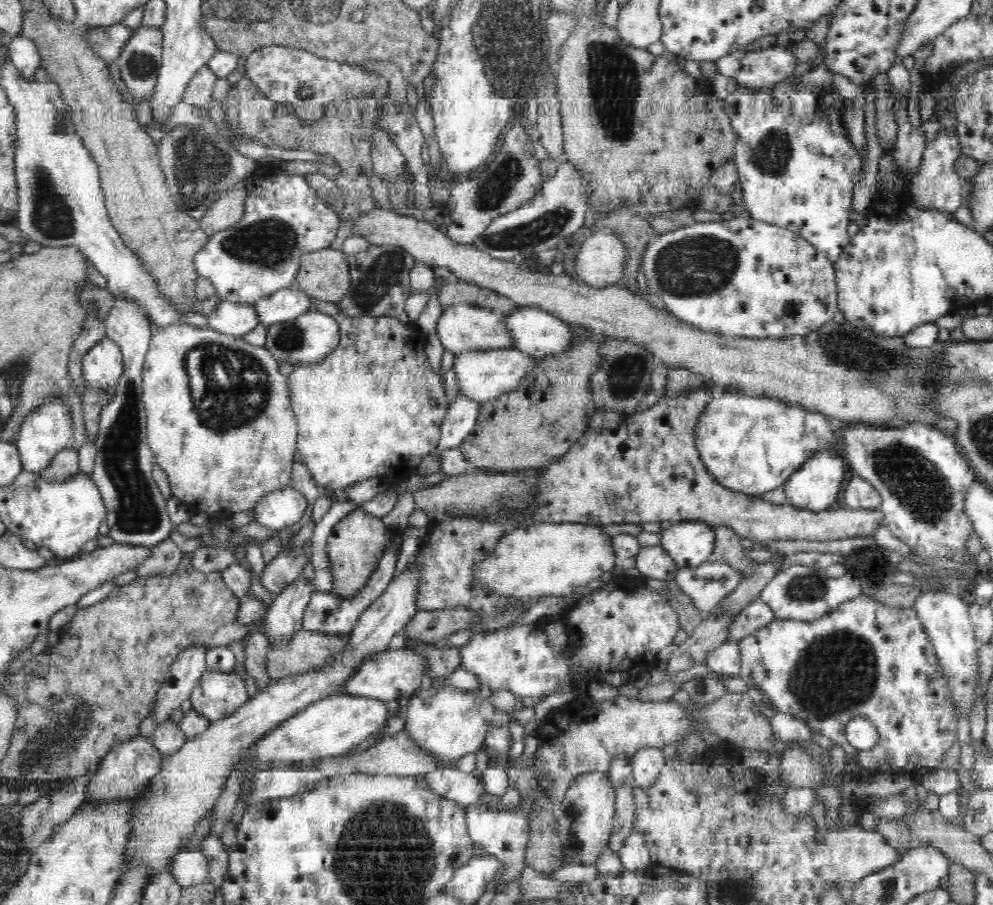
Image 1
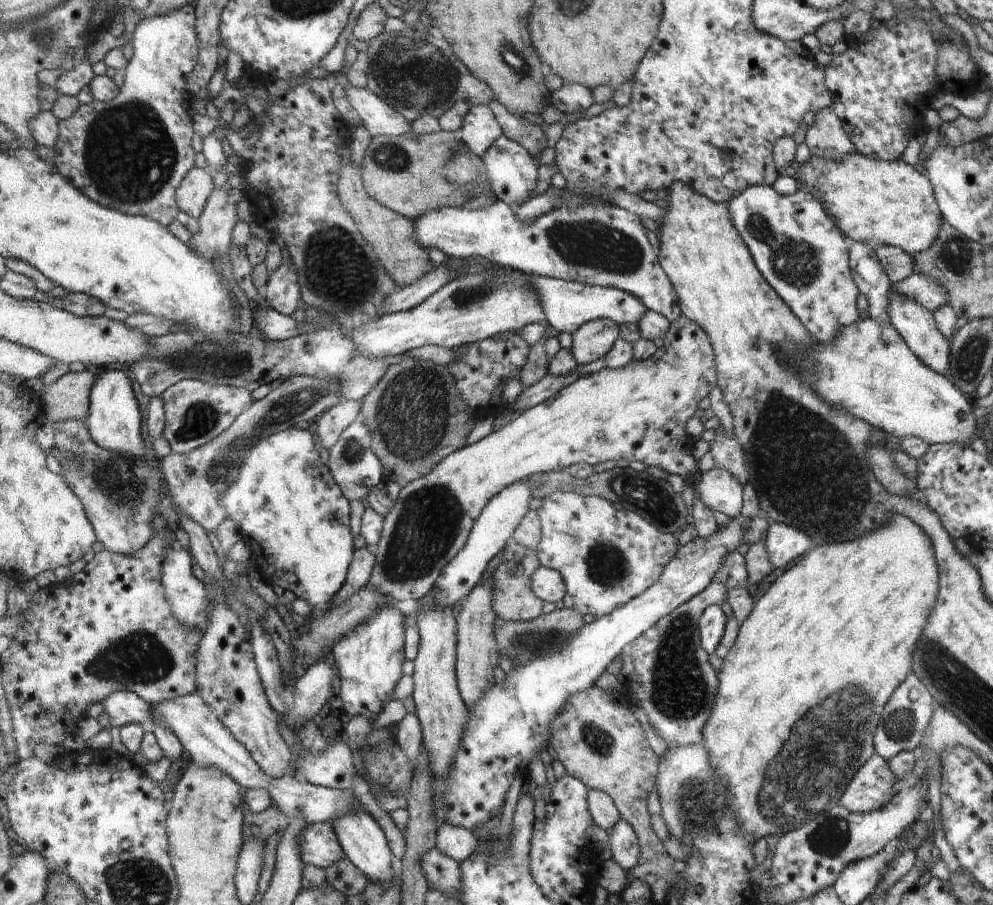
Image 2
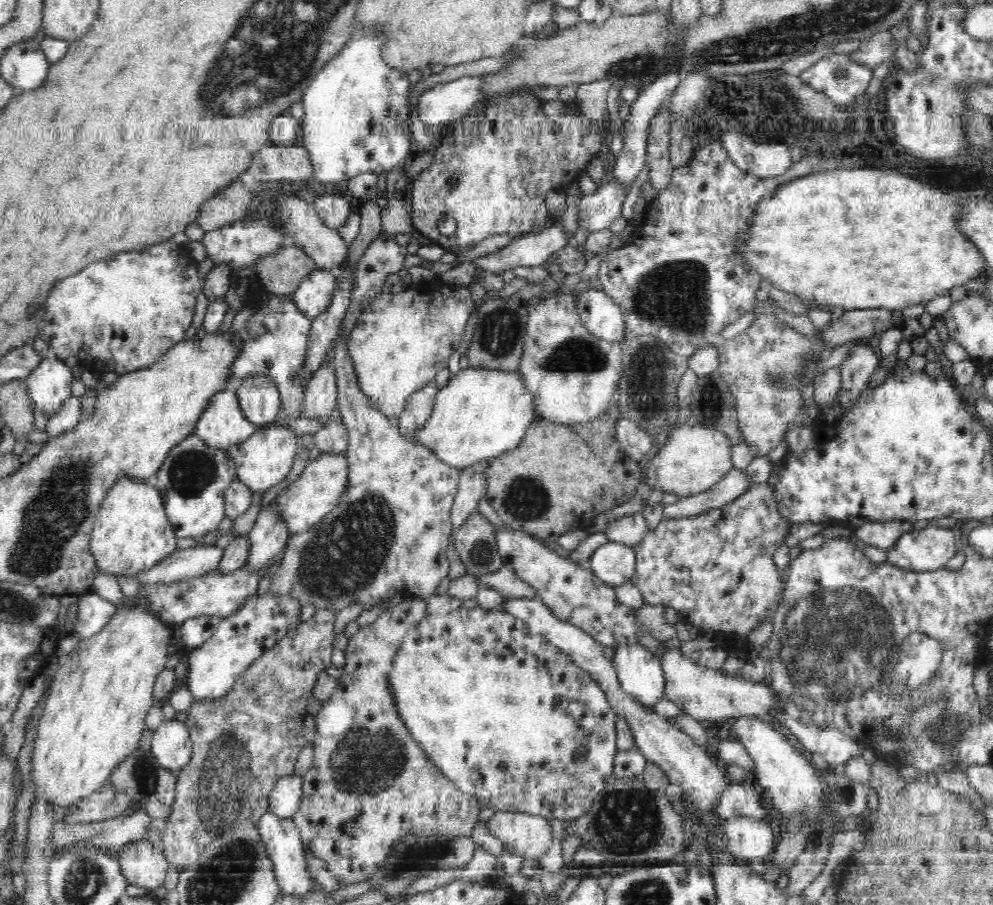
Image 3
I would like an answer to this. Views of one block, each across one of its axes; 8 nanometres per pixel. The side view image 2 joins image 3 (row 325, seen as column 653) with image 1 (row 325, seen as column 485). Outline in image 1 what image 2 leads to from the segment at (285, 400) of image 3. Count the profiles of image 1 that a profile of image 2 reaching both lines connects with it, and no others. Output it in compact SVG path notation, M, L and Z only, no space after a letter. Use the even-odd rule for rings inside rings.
M220 301L207 316L207 325L223 335L241 338L259 325L259 318L253 305Z

